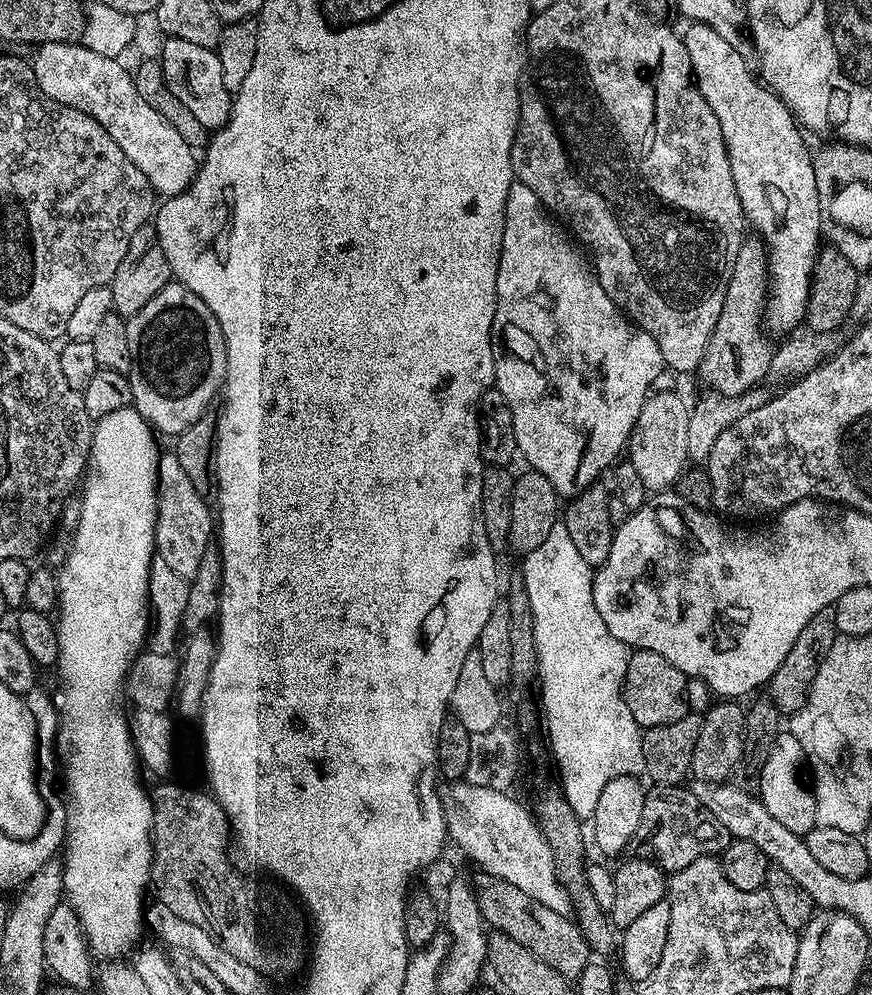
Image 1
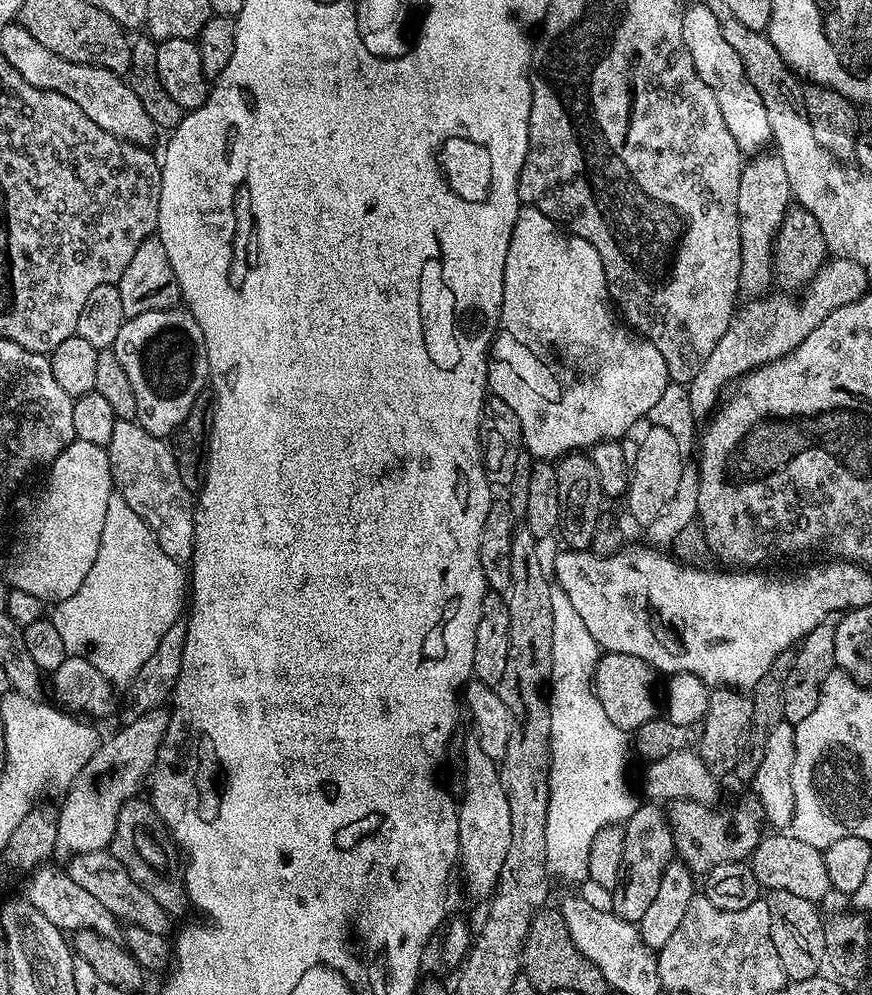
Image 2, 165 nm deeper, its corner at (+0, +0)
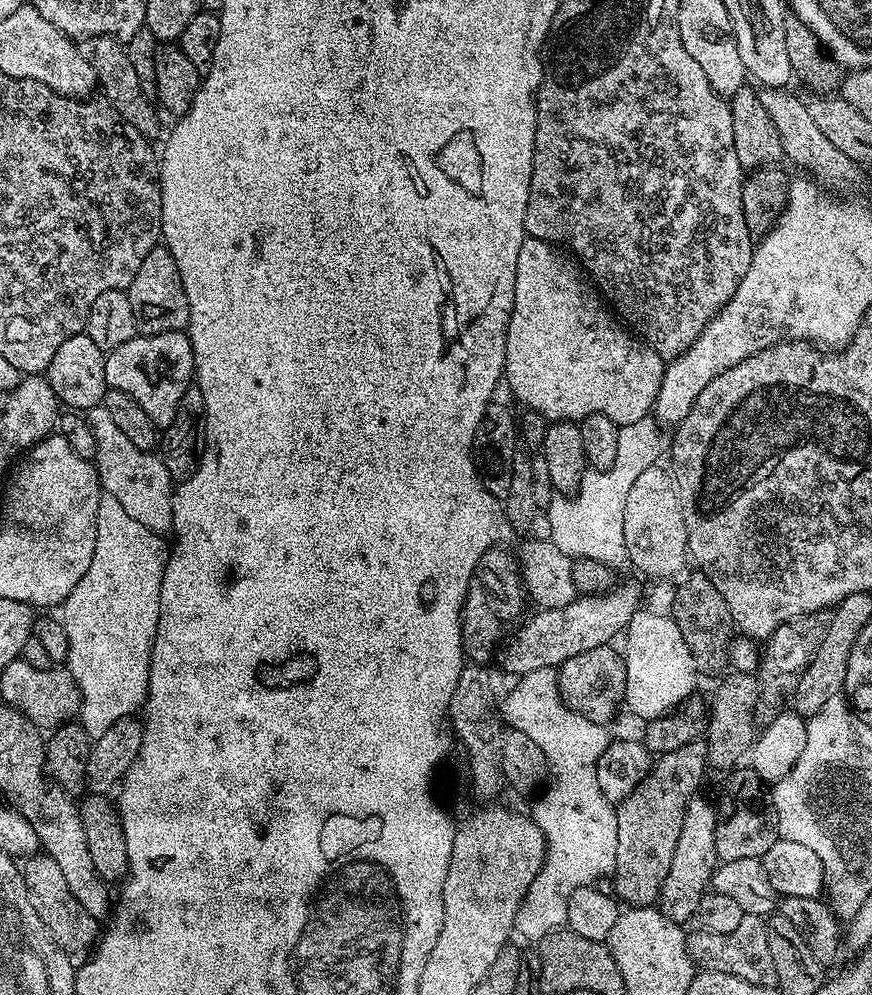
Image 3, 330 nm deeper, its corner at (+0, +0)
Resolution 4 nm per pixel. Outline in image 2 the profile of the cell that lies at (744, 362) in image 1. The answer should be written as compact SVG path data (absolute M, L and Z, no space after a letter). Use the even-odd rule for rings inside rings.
M761 151L749 160L752 161L741 167L738 178L738 234L742 242L740 291L744 294L764 294L774 284L772 247L782 226L782 218L793 199L790 178L786 178L786 166L782 166L782 158L775 151Z

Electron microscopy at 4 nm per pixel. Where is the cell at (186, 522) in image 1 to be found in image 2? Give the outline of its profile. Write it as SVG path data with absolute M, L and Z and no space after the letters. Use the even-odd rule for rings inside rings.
M116 419L107 449L115 491L130 502L134 514L146 522L158 546L162 546L170 558L191 561L194 550L194 496L178 474L171 447L135 420Z

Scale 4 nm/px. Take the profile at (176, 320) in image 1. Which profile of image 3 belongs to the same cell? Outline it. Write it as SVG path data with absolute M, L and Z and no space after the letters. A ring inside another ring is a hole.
M187 331L153 336L137 334L130 338L130 342L122 342L122 346L111 349L104 361L109 388L130 394L130 398L134 398L134 402L138 402L138 406L150 414L160 430L168 428L170 422L174 422L174 413L178 411L178 402L182 402L182 394L186 394L186 390L194 384L196 367Z

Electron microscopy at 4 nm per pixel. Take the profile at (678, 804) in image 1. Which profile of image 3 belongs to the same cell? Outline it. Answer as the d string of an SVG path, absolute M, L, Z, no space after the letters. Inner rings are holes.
M751 766L737 767L729 776L732 777L725 782L724 789L720 792L720 800L718 799L716 804L716 833L714 834L716 859L720 862L738 858L760 860L778 839L776 811L772 809L769 797L766 795L763 778Z

